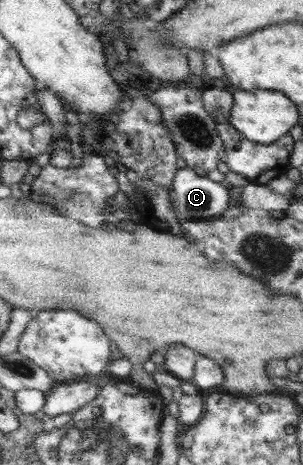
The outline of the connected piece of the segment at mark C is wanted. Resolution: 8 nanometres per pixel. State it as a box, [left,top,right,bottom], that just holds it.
[174,167,230,221]

